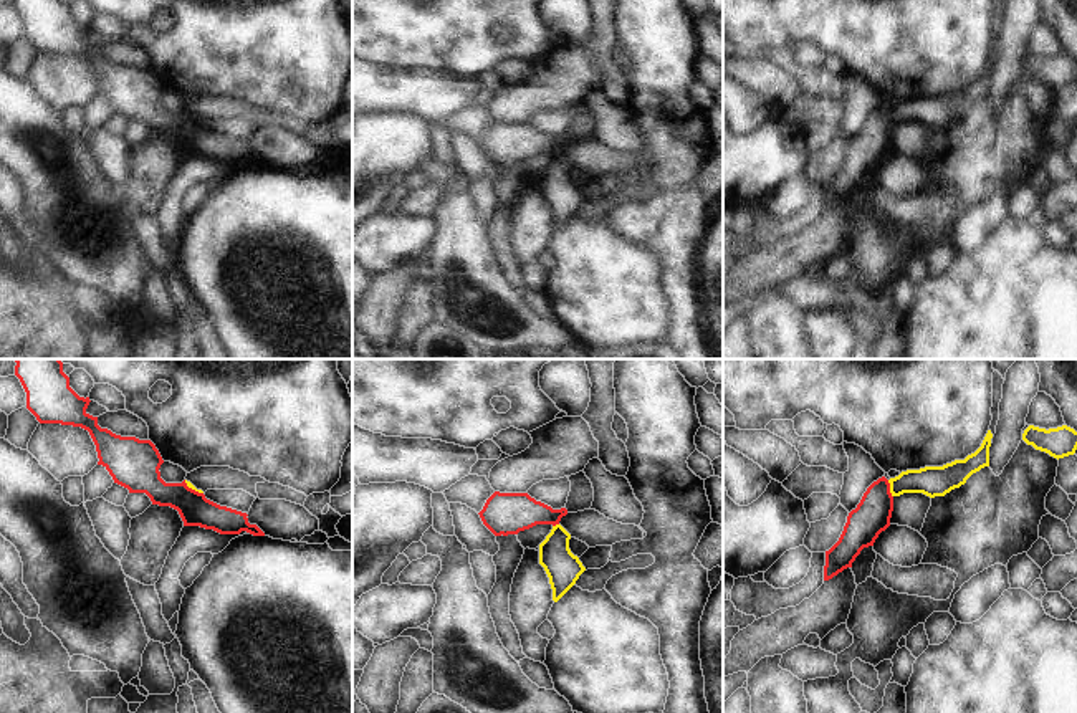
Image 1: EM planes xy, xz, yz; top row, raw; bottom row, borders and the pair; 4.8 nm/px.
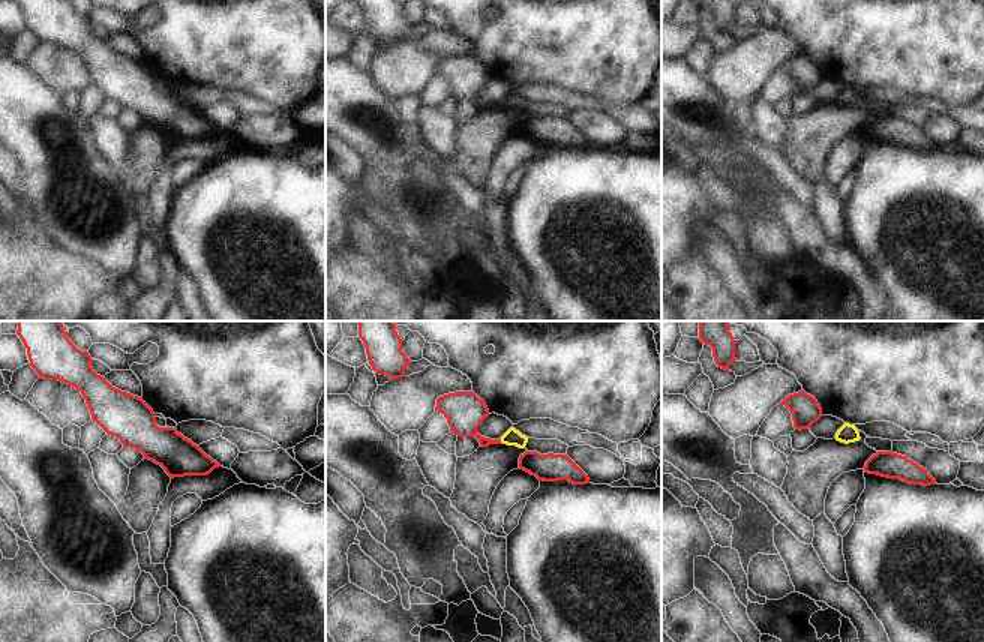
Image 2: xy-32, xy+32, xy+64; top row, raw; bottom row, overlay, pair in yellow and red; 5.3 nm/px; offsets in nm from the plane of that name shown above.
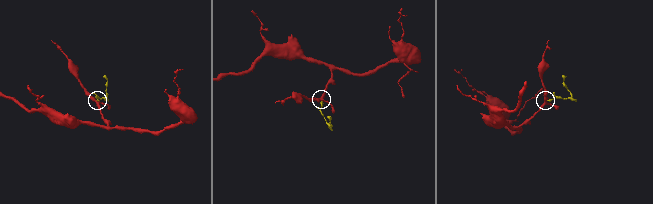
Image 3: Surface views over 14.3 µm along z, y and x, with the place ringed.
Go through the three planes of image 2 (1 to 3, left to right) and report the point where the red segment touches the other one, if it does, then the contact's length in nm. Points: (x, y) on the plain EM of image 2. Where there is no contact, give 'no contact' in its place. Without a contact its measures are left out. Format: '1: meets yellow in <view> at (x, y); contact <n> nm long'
1: no contact
2: meets yellow in xy+32 at (501, 105); contact 30 nm long
3: no contact

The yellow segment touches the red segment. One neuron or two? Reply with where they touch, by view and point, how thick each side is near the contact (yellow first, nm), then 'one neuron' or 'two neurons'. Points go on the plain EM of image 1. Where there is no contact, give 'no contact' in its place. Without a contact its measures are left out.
meets yellow in yz at (890, 118); 140 nm thick on the yellow side, 180 nm on the other; two neurons

